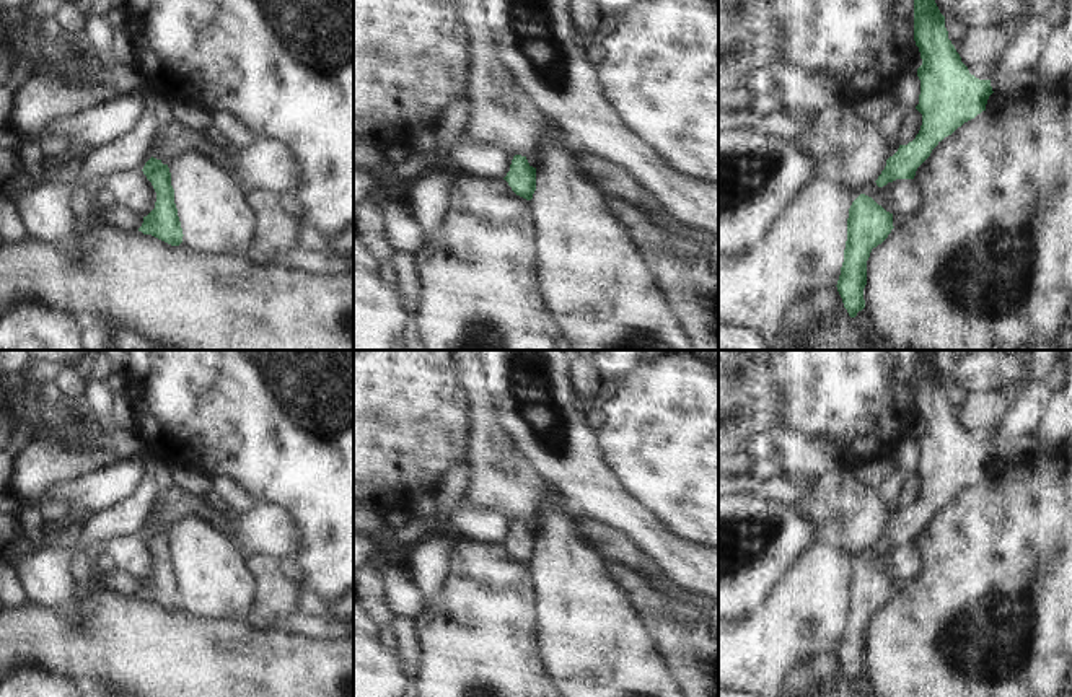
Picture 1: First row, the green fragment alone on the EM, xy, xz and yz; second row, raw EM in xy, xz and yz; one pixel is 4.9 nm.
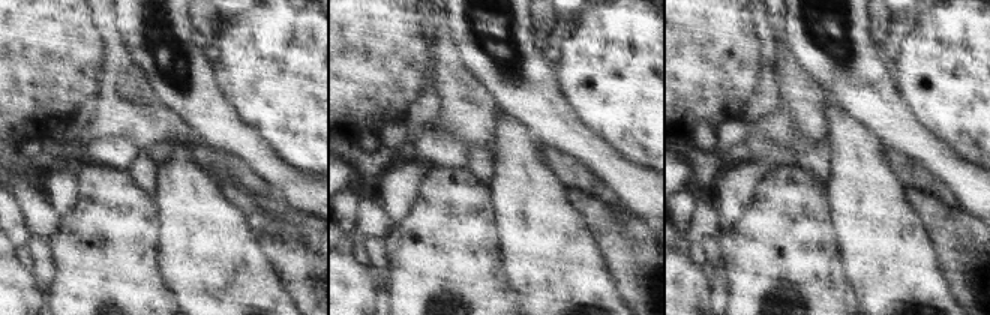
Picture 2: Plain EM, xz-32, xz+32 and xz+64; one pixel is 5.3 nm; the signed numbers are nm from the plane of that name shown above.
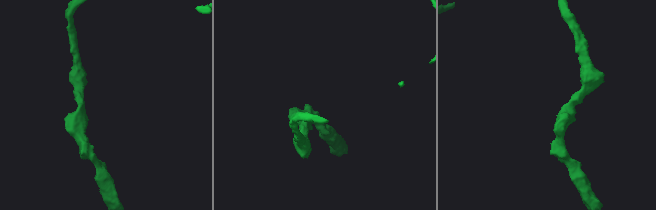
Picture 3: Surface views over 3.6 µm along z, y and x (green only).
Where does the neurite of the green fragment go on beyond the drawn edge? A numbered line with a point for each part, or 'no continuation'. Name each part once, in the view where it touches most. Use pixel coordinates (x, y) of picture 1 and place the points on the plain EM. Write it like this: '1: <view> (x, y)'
no continuation

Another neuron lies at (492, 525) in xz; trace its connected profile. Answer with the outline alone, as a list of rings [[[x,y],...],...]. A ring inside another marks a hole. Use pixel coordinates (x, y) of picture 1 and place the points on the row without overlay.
[[[456,506],[450,521],[472,541],[503,544],[515,519],[499,508]]]

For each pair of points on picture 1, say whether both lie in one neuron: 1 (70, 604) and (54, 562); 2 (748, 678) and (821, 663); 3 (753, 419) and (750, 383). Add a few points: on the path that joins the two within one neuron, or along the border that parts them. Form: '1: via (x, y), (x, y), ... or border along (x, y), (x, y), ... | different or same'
1: via (62, 595), (54, 587), (54, 572) | same
2: border along (818, 650), (797, 658), (781, 679) | different
3: via (753, 411), (750, 391) | same

